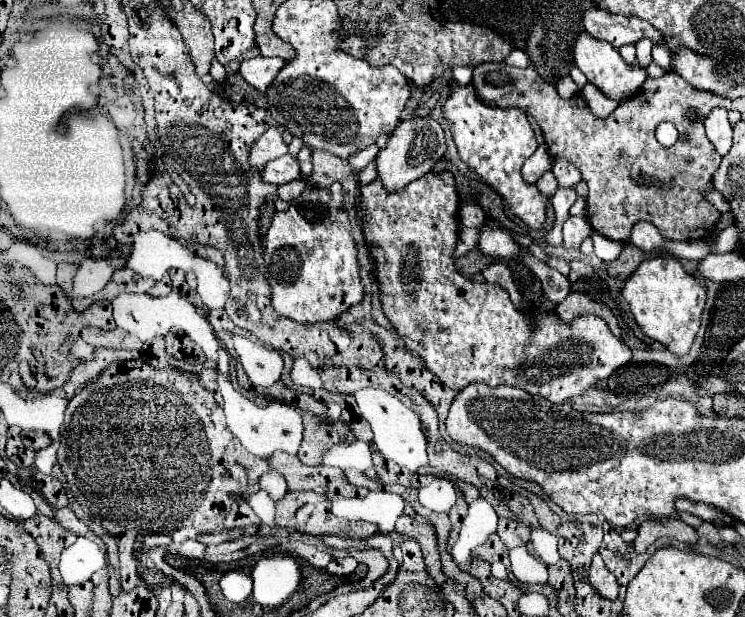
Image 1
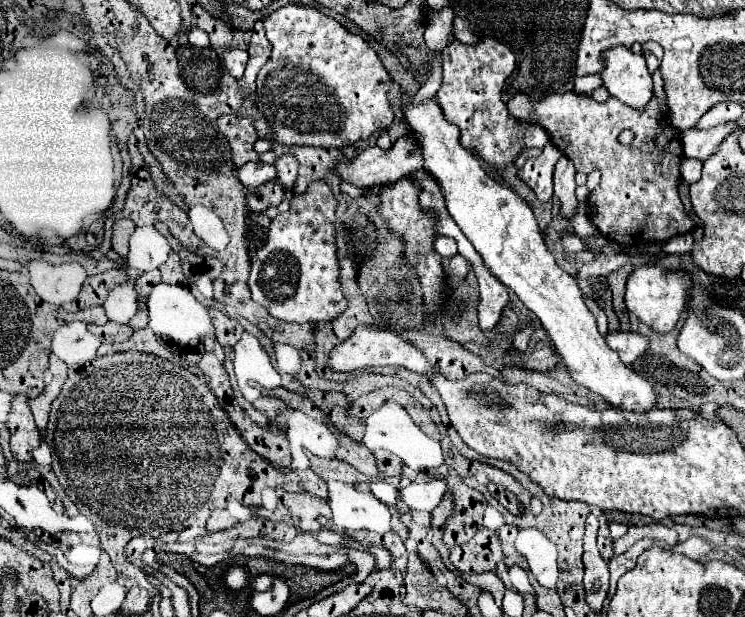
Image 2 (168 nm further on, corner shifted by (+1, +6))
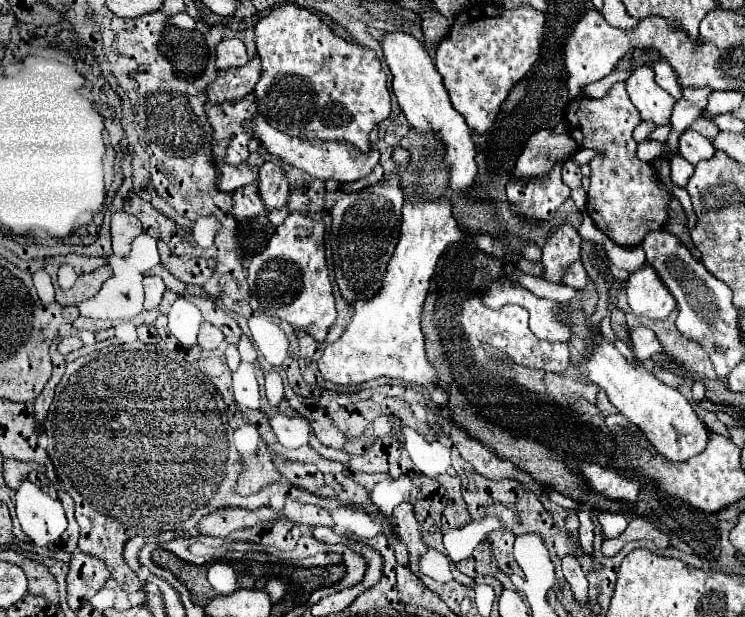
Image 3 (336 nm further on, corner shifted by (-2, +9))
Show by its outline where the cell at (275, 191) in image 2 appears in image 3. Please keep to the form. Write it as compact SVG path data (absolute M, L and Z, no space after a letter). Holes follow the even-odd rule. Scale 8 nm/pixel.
M256 183L244 185L232 193L232 215L236 219L246 219L246 217L256 217L264 213L264 205L260 205L260 197L256 197Z

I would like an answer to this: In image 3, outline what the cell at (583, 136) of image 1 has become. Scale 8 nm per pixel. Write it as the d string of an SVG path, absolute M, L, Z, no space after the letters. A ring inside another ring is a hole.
M616 83L602 99L588 99L580 95L566 109L566 121L572 139L580 149L600 149L602 155L590 161L592 177L588 189L586 211L616 245L636 247L644 235L662 227L666 221L666 205L670 193L656 185L656 175L650 163L636 157L636 143L632 139L634 127L640 123L640 115L632 105L626 85Z

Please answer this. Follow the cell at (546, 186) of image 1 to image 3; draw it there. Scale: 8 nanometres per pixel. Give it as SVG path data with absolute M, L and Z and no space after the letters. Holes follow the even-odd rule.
M562 163L554 165L548 177L542 179L510 179L508 201L514 215L520 219L548 221L556 209L570 197L570 187L562 183L560 177Z

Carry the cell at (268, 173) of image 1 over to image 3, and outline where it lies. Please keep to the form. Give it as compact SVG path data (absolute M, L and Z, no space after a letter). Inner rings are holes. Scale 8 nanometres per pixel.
M218 165L218 189L224 193L236 191L240 185L250 185L256 181L258 169L248 165Z

